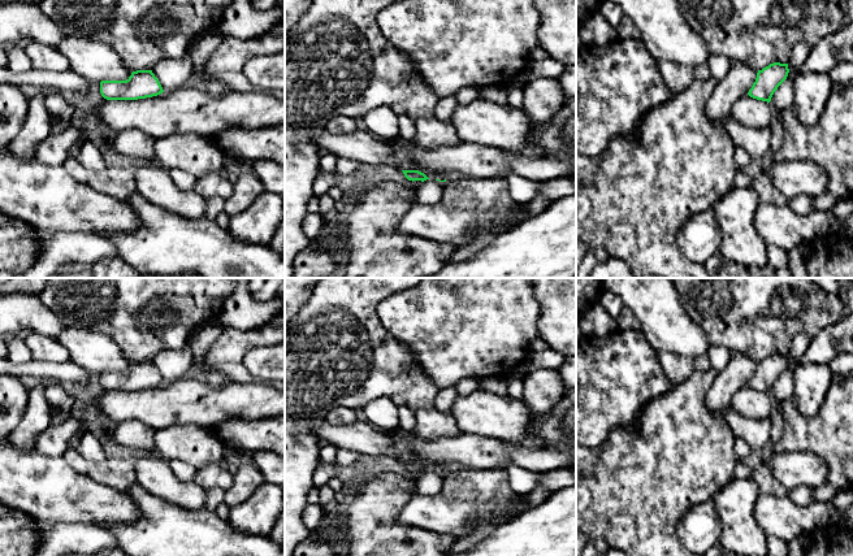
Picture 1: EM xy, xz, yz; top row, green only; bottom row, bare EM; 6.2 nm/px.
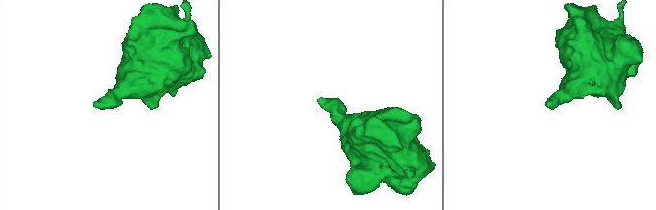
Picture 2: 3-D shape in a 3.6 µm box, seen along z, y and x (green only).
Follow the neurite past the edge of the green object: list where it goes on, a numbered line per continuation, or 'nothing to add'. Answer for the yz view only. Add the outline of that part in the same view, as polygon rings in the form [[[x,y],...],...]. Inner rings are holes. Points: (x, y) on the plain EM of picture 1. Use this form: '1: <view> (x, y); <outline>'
nothing to add

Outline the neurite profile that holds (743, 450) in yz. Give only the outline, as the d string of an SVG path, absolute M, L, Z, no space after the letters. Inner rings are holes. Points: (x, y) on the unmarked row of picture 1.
M737 438L733 446L735 453L740 461L748 457L752 452L752 447L741 438Z

